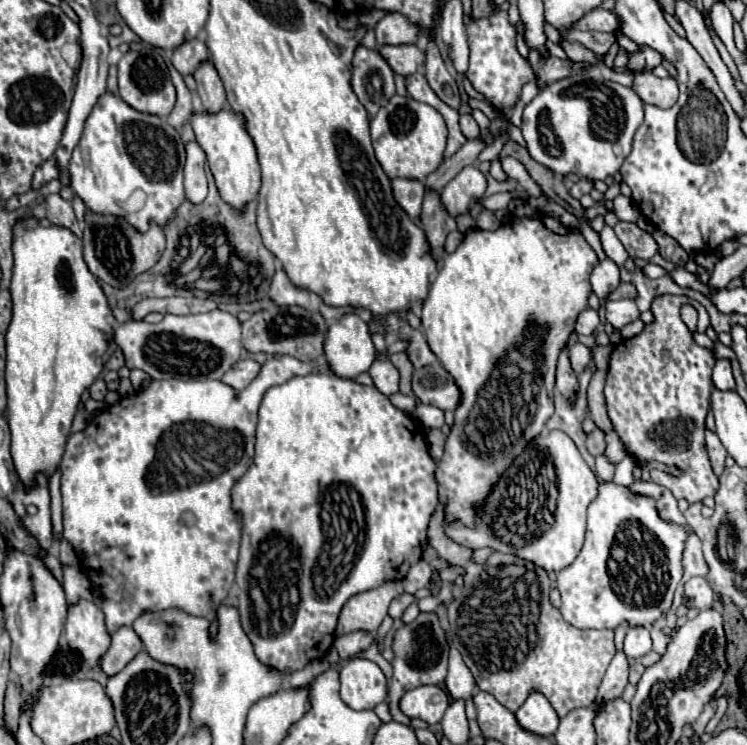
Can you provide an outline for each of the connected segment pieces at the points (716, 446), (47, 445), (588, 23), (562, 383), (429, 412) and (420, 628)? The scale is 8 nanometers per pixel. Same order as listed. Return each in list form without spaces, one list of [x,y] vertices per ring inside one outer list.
[[[705,432],[705,440],[707,440],[707,452],[709,452],[709,460],[711,460],[711,468],[715,472],[715,476],[721,476],[725,470],[725,458],[727,458],[727,450],[721,444],[721,440],[717,438],[715,432]]]
[[[35,218],[17,222],[13,256],[7,420],[17,474],[25,484],[33,484],[37,472],[51,476],[61,462],[79,398],[95,382],[95,358],[113,344],[115,316],[97,278],[85,266],[79,240],[69,230],[39,226]]]
[[[597,8],[597,10],[591,10],[589,14],[585,14],[585,18],[581,18],[581,22],[577,22],[575,28],[610,33],[621,28],[621,20],[619,20],[619,16],[617,16],[615,10]]]
[[[567,348],[561,350],[559,354],[559,360],[557,360],[557,390],[567,396],[569,400],[575,400],[575,392],[577,392],[577,378],[575,378],[575,372],[569,364],[569,358],[567,358]]]
[[[417,404],[413,418],[425,428],[441,428],[445,424],[443,412],[435,406],[429,406],[429,404]]]
[[[419,614],[417,620],[411,624],[405,624],[401,630],[395,632],[395,642],[393,642],[393,676],[389,682],[389,710],[395,722],[403,722],[405,718],[399,710],[399,700],[407,690],[413,690],[423,684],[441,684],[447,676],[447,652],[449,646],[445,642],[445,630],[437,618],[437,614]]]

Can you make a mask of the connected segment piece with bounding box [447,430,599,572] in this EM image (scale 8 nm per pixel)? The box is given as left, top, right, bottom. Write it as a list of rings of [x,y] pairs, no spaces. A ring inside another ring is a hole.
[[[559,430],[543,432],[529,442],[521,458],[513,462],[505,478],[493,488],[481,512],[481,524],[475,530],[449,528],[447,536],[467,548],[491,546],[499,552],[525,558],[545,572],[559,572],[581,552],[587,508],[597,498],[597,490],[597,478],[583,462],[573,440]]]

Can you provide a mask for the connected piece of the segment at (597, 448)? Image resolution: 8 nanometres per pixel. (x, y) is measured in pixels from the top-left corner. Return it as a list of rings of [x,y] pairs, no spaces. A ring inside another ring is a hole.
[[[593,430],[591,434],[587,434],[585,446],[587,446],[587,452],[589,452],[591,456],[603,454],[603,450],[605,450],[605,438],[603,438],[603,432],[601,432],[601,430]]]

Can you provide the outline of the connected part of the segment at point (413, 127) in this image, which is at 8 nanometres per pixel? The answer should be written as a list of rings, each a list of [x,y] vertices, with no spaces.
[[[393,96],[387,106],[383,106],[371,120],[371,138],[375,156],[383,172],[393,178],[425,180],[443,162],[447,126],[441,114],[429,104],[417,102],[409,96]]]

